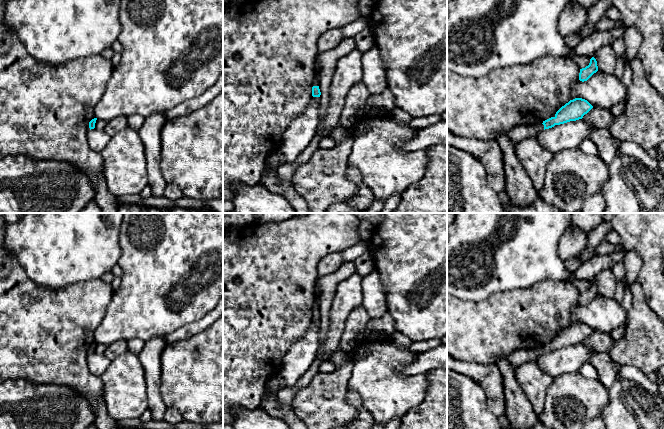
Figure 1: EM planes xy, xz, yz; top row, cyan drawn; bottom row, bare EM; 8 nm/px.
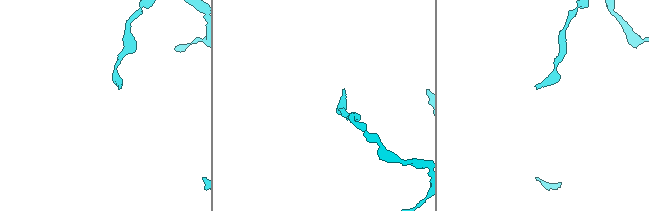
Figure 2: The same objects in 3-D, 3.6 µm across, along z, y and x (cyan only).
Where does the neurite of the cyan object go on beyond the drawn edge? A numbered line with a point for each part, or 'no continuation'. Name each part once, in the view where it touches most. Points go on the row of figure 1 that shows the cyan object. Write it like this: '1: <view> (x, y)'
1: yz (518, 133)

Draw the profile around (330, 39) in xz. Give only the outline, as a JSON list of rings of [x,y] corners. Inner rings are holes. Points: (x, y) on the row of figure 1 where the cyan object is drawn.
[[[333,28],[326,31],[318,39],[319,53],[327,52],[334,49],[341,42],[342,38],[342,28]]]

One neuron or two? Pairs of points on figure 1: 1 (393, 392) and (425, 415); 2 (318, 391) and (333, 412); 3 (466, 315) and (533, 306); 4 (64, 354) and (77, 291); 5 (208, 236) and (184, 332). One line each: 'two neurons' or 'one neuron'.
1: two neurons
2: one neuron
3: one neuron
4: one neuron
5: two neurons

